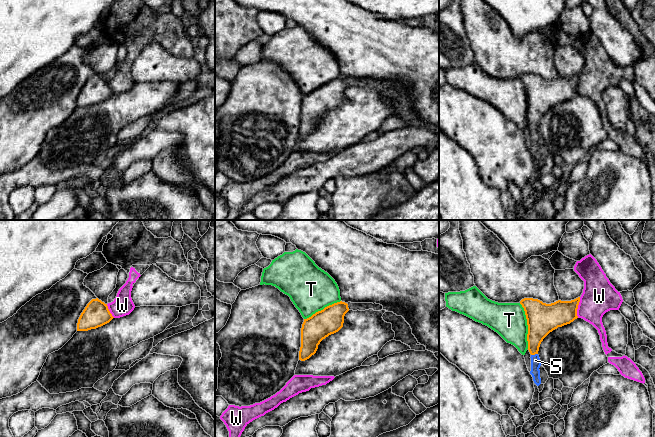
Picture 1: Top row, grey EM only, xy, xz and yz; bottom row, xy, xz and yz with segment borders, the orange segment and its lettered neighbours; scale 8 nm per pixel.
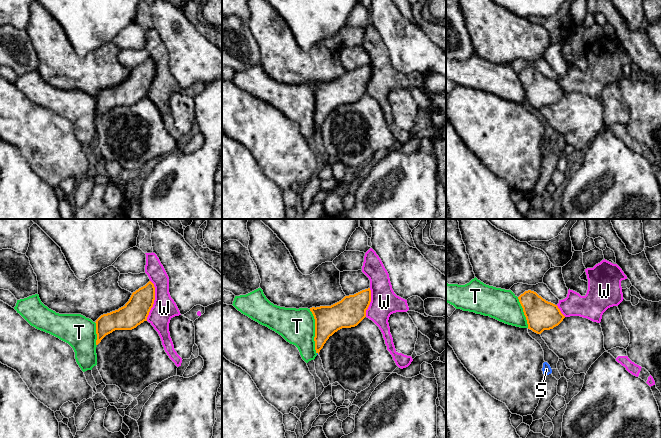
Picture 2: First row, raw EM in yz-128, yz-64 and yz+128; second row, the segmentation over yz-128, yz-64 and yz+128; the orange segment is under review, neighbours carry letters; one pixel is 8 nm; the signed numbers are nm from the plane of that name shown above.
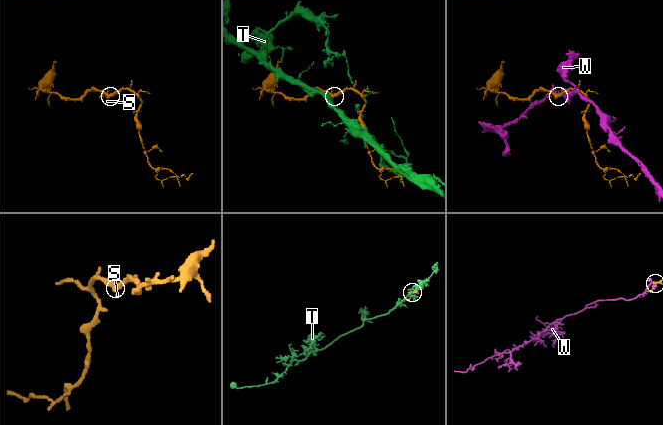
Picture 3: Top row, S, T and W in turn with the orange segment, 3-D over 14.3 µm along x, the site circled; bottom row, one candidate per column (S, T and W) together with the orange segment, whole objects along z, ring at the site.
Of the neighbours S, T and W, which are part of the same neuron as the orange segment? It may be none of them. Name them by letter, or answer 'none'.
S

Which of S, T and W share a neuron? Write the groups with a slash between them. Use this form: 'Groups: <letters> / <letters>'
Groups: S / T / W

